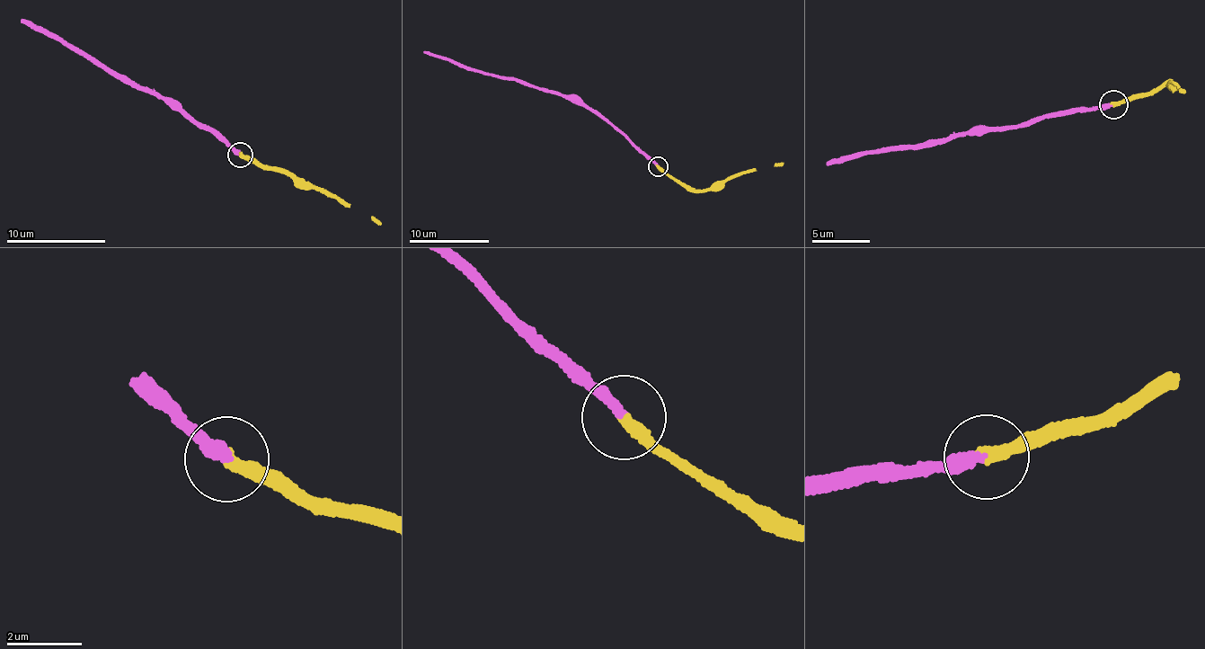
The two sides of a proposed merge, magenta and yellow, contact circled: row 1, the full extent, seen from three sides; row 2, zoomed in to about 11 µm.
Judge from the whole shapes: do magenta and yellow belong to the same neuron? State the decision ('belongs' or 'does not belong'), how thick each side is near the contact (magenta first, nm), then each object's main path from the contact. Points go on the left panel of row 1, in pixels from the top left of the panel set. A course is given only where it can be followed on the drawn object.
belongs | 300/320 nm | magenta via (241, 155), (176, 109), (114, 71), (97, 66), (58, 39), (29, 27), (22, 19) | yellow via (241, 155), (330, 193), (381, 225)

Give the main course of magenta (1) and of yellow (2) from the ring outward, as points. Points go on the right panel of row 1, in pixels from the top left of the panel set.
1: (1113, 105), (985, 132), (918, 143), (907, 151), (863, 153), (837, 164), (826, 161)
2: (1113, 105), (1173, 80), (1171, 84), (1182, 93)

